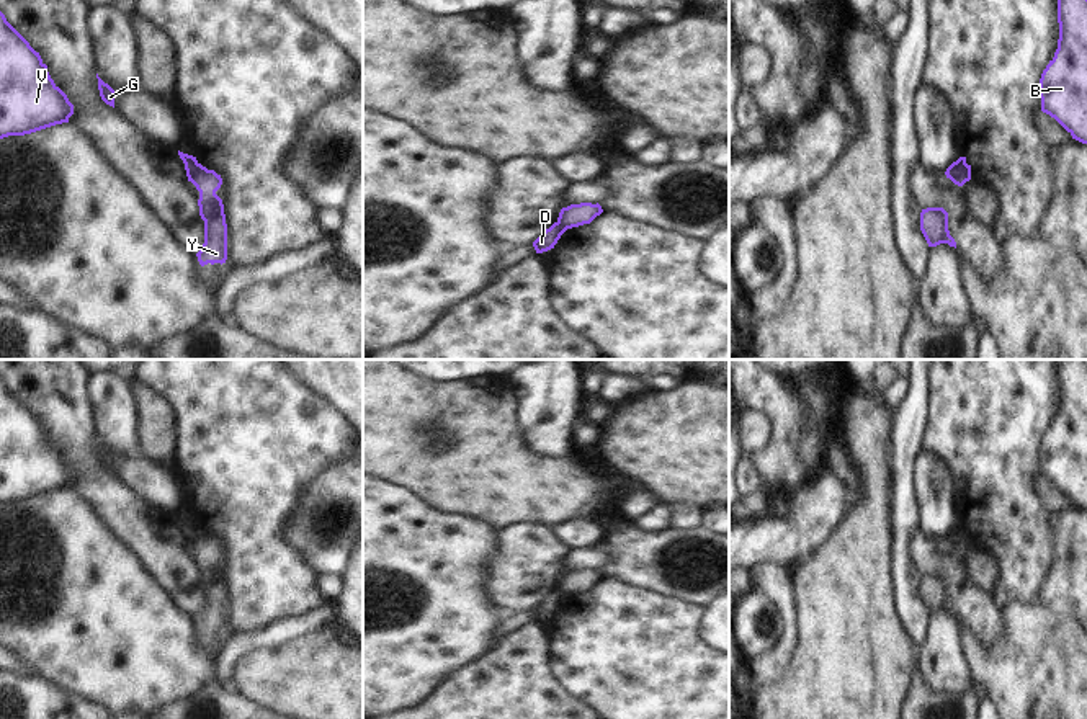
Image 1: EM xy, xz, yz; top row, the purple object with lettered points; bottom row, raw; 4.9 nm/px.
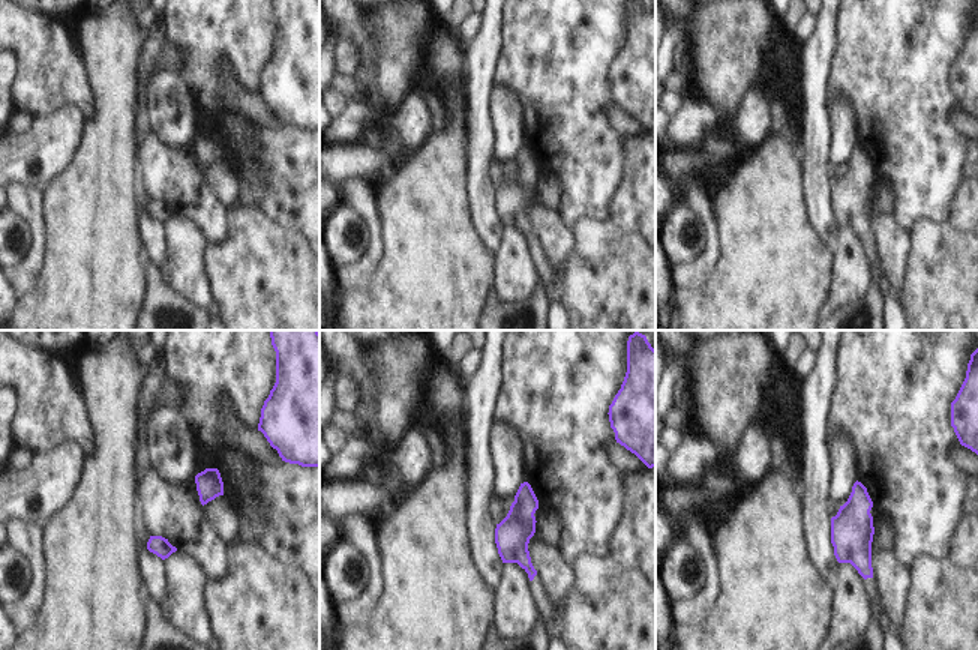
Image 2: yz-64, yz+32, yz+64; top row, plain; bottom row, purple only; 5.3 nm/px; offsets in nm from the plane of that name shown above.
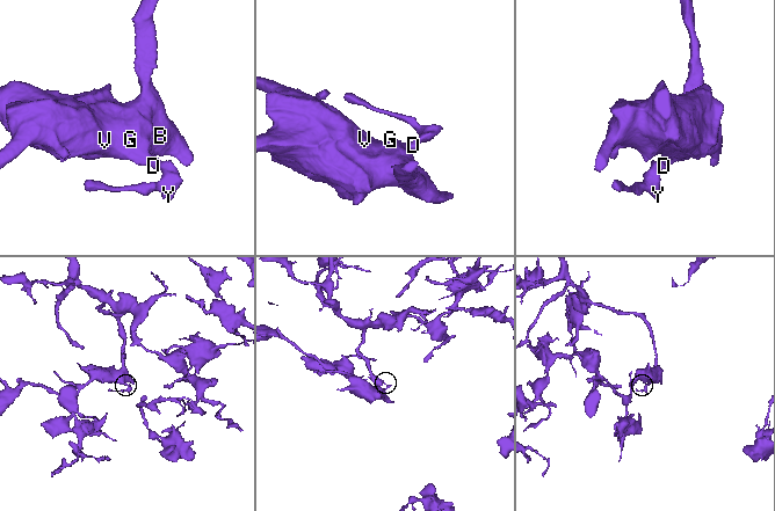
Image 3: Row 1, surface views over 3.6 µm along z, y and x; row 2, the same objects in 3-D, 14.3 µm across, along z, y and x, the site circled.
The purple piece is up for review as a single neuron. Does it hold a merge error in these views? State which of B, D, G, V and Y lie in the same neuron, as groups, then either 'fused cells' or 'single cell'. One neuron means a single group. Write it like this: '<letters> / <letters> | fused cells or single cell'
B D G V / Y | fused cells

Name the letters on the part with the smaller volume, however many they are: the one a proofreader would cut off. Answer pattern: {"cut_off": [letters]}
{"cut_off": ["Y"]}

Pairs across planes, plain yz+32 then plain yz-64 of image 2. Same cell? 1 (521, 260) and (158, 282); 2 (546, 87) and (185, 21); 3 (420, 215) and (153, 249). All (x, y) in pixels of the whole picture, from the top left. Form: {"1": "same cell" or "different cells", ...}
{"1": "different cells", "2": "same cell", "3": "different cells"}

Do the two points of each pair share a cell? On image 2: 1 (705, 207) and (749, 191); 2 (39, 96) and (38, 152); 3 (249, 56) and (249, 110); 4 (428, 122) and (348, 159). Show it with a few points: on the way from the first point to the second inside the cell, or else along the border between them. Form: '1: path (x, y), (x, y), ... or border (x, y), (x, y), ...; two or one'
1: border (711, 203), (720, 239); two
2: border (72, 104), (63, 104), (35, 117); two
3: border (228, 63), (234, 78), (248, 93); two
4: path (408, 137), (386, 159), (368, 159); one

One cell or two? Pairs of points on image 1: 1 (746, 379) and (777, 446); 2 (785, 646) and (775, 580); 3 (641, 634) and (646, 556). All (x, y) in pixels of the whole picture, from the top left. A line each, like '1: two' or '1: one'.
1: one
2: one
3: two

